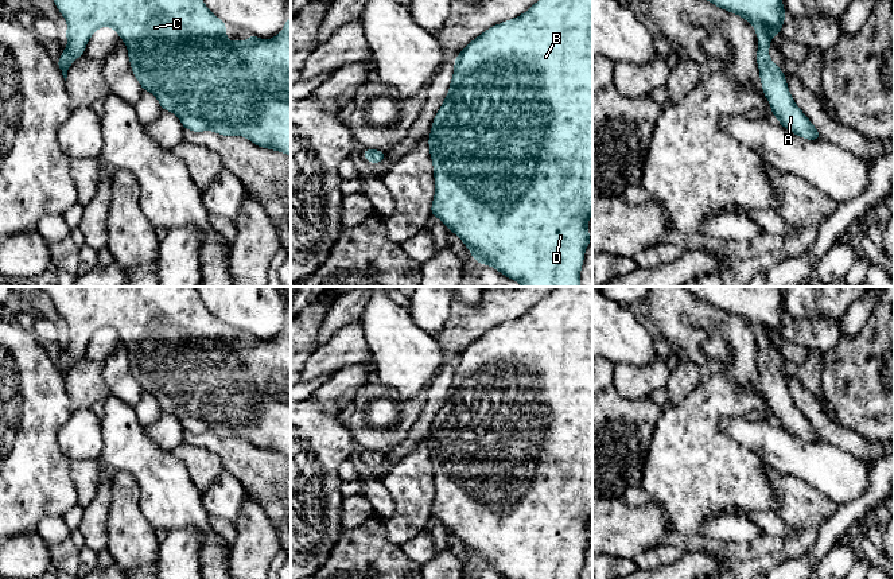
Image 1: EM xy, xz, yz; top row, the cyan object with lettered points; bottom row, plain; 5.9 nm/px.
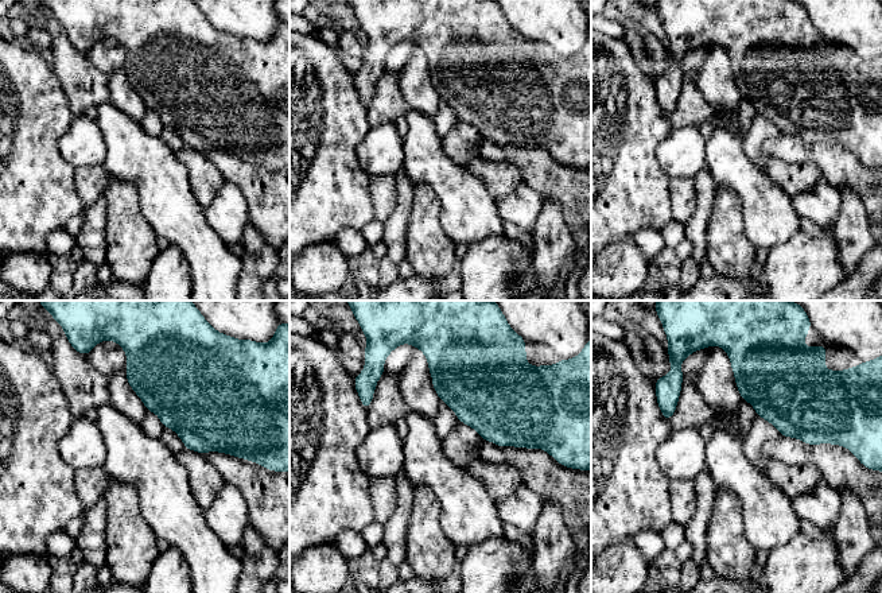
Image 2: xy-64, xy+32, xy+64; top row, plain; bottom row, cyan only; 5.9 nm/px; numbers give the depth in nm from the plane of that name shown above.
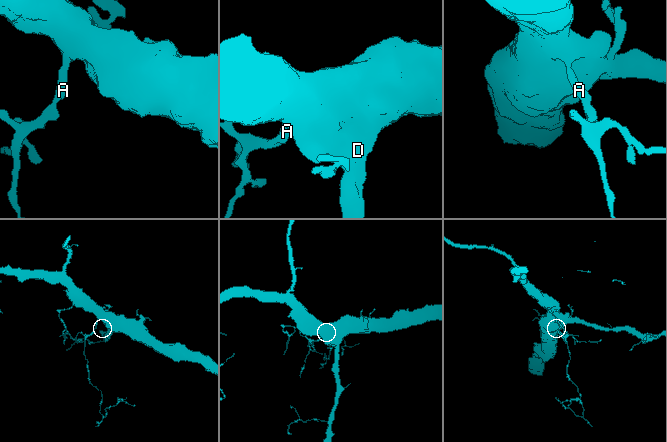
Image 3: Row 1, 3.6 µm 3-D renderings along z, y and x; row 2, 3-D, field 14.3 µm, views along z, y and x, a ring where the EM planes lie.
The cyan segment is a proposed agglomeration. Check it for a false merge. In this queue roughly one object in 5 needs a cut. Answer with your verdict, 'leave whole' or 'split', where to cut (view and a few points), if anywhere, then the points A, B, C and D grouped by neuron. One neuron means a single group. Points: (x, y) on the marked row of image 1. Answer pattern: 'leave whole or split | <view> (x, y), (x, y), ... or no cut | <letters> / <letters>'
leave whole | no cut | A B C D

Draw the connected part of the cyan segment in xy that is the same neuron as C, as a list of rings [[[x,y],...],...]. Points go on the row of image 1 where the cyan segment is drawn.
[[[54,0],[54,4],[67,23],[67,46],[57,62],[65,81],[67,69],[85,54],[90,36],[108,26],[125,43],[132,73],[141,89],[151,92],[163,110],[175,113],[184,129],[244,136],[261,148],[291,155],[291,16],[272,39],[252,34],[244,42],[229,42],[226,23],[203,0]]]

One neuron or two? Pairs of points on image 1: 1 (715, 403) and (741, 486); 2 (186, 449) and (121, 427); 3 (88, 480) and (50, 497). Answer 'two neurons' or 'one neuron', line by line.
1: one neuron
2: two neurons
3: two neurons

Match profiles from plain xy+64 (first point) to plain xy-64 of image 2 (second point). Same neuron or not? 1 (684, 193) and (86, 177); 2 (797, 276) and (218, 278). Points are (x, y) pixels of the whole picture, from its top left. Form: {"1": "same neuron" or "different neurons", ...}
{"1": "same neuron", "2": "different neurons"}

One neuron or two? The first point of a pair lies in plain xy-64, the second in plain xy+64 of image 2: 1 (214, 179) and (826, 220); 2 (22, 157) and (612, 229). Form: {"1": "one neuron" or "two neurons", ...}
{"1": "two neurons", "2": "one neuron"}

